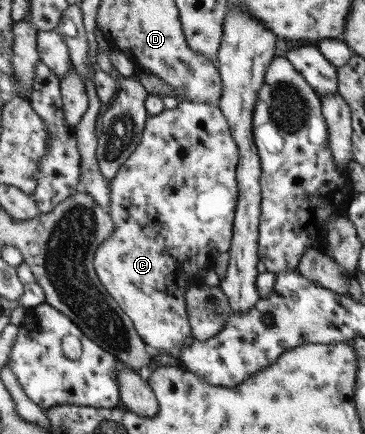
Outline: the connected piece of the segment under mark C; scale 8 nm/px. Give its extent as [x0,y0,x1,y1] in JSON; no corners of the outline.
[95,97,240,360]

